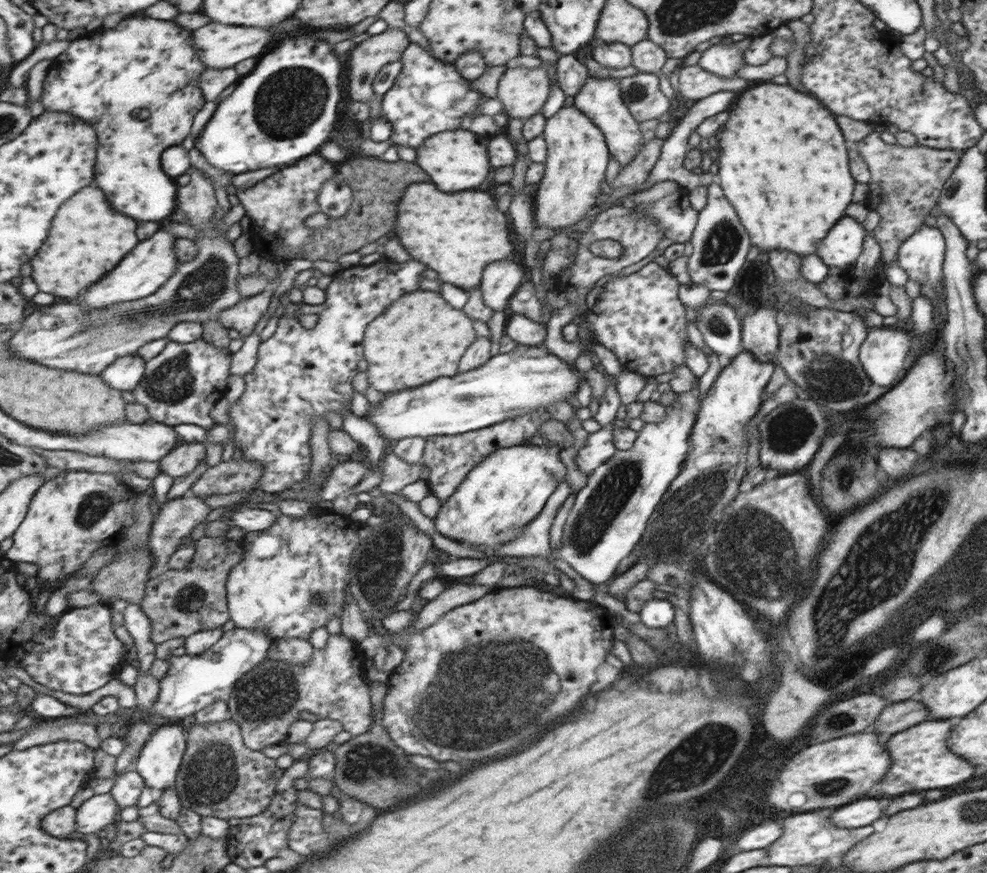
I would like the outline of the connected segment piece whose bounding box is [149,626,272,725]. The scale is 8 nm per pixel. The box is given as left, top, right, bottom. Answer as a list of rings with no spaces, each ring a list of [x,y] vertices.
[[[235,626],[225,632],[217,644],[201,654],[169,656],[169,670],[160,680],[160,694],[157,703],[149,709],[149,716],[158,725],[180,723],[187,716],[194,716],[197,711],[201,712],[219,700],[228,701],[235,684],[268,657],[271,646],[271,638],[263,630]]]

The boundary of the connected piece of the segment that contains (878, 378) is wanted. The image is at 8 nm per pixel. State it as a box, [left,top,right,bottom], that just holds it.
[859,327,910,386]

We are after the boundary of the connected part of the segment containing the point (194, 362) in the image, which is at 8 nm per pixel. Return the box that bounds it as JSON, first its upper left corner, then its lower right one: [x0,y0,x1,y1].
[132,339,231,431]

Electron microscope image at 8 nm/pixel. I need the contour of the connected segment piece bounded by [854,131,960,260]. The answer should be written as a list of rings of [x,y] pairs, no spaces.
[[[875,131],[854,143],[855,151],[871,172],[870,209],[876,210],[881,219],[871,230],[875,242],[880,246],[881,260],[897,256],[899,246],[908,236],[923,226],[927,216],[933,216],[939,204],[939,194],[952,170],[957,166],[960,155],[956,151],[927,148],[921,145],[887,144]]]

